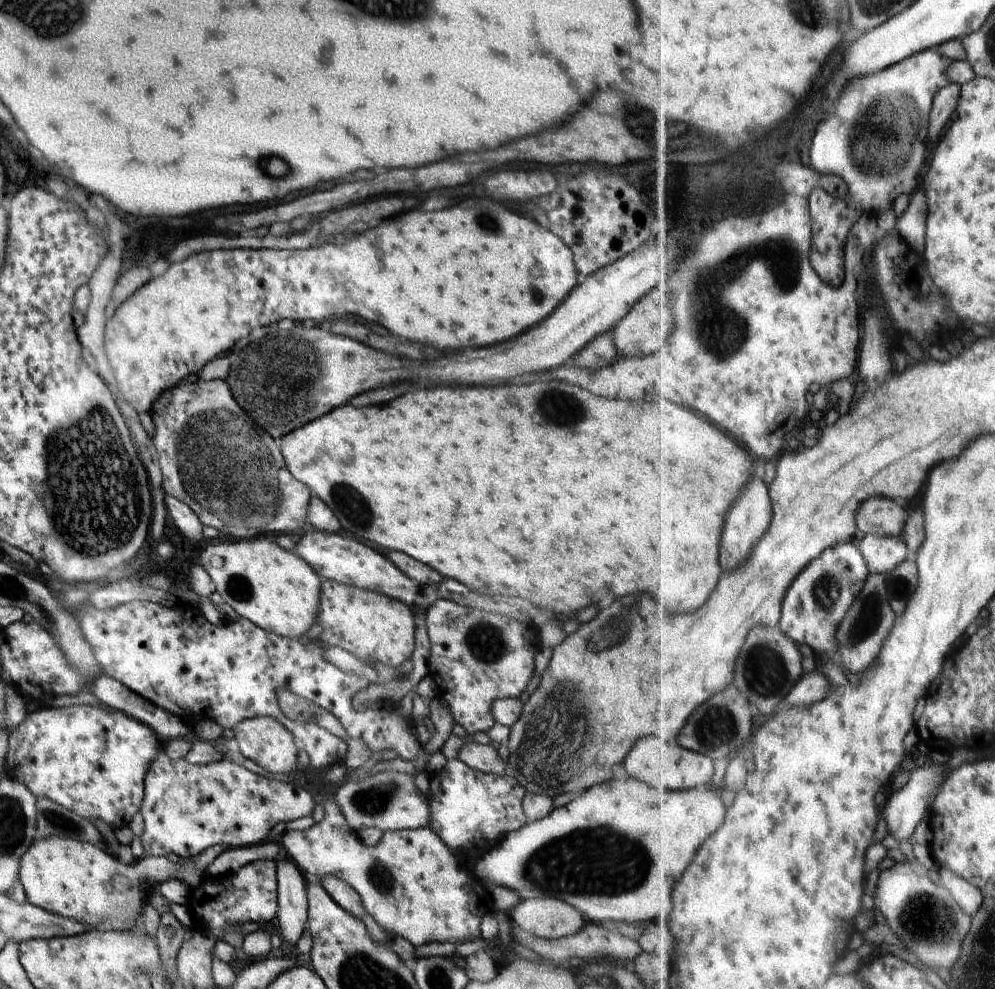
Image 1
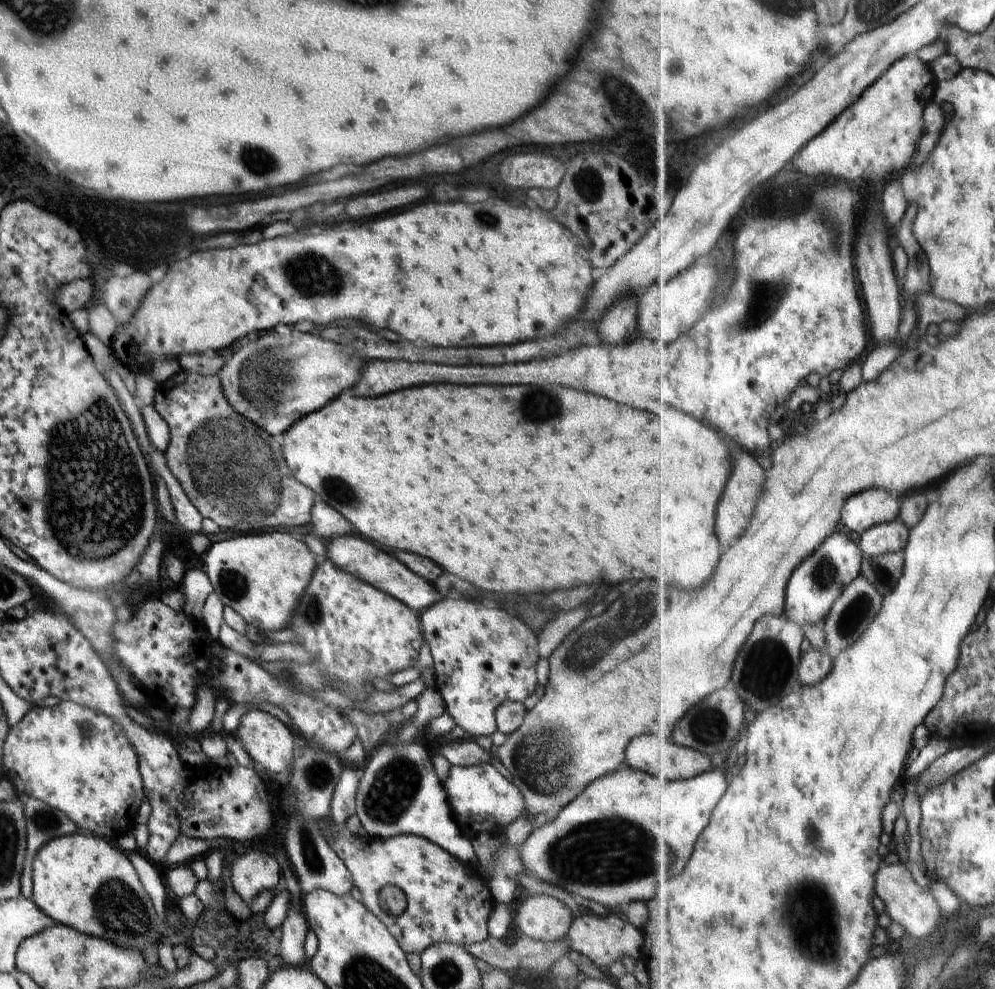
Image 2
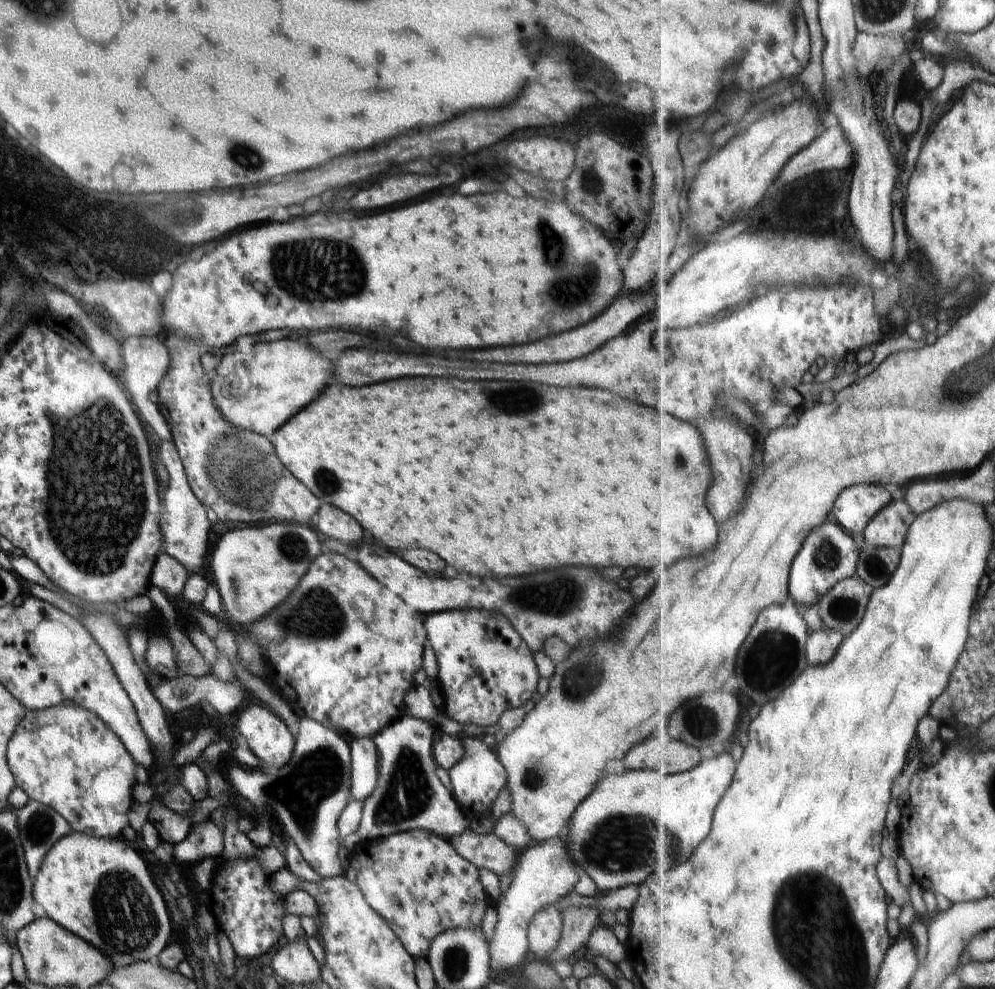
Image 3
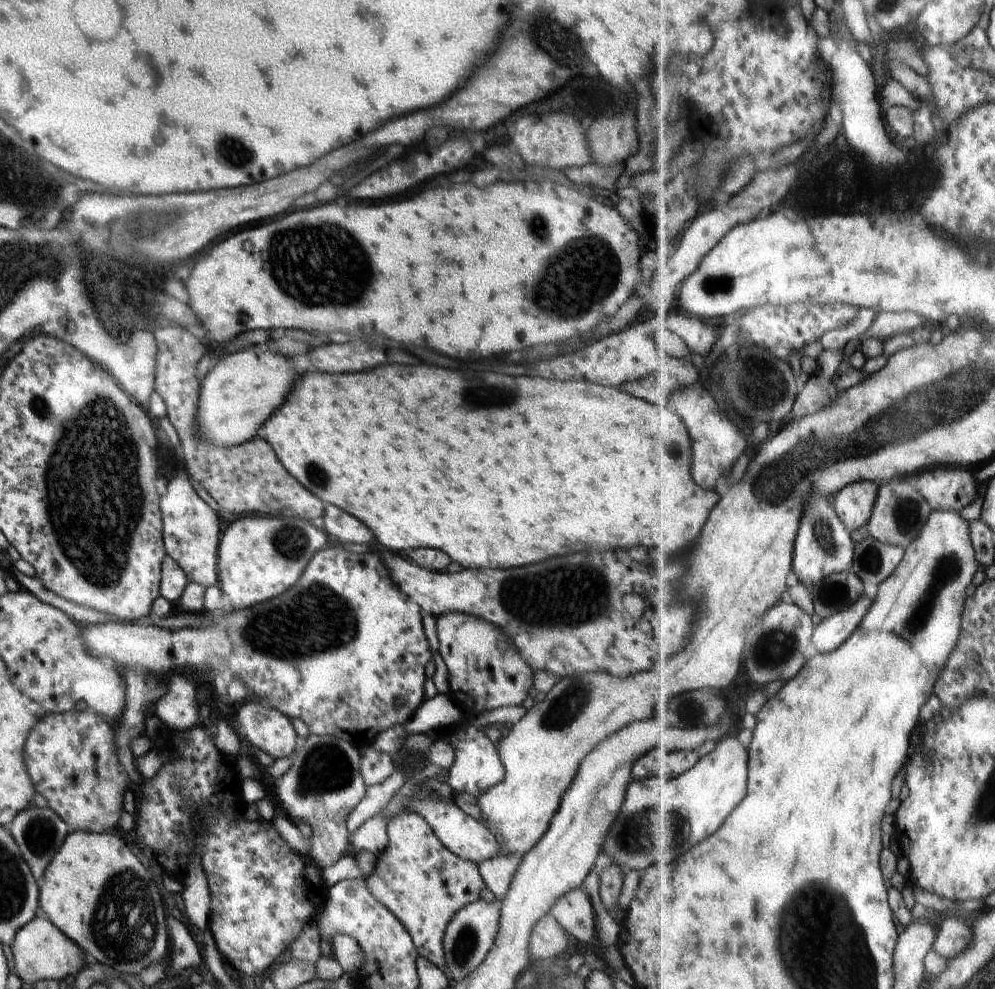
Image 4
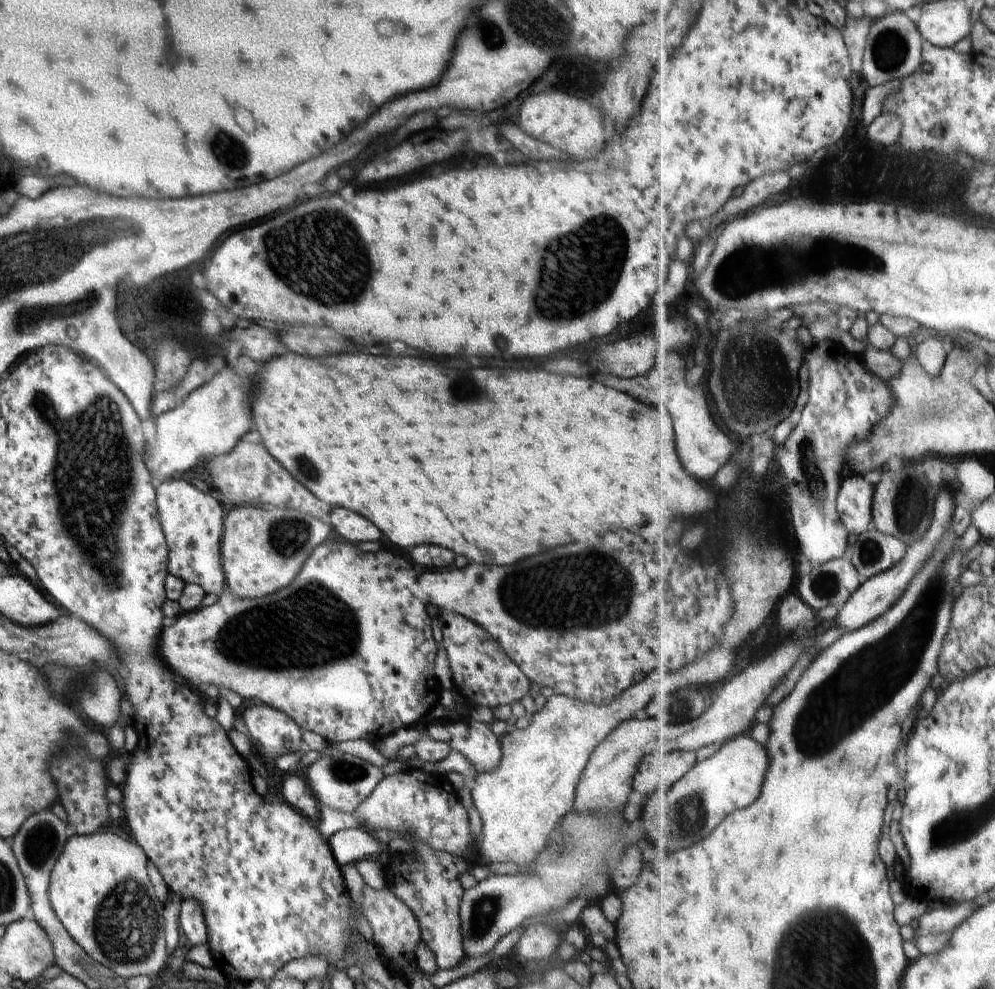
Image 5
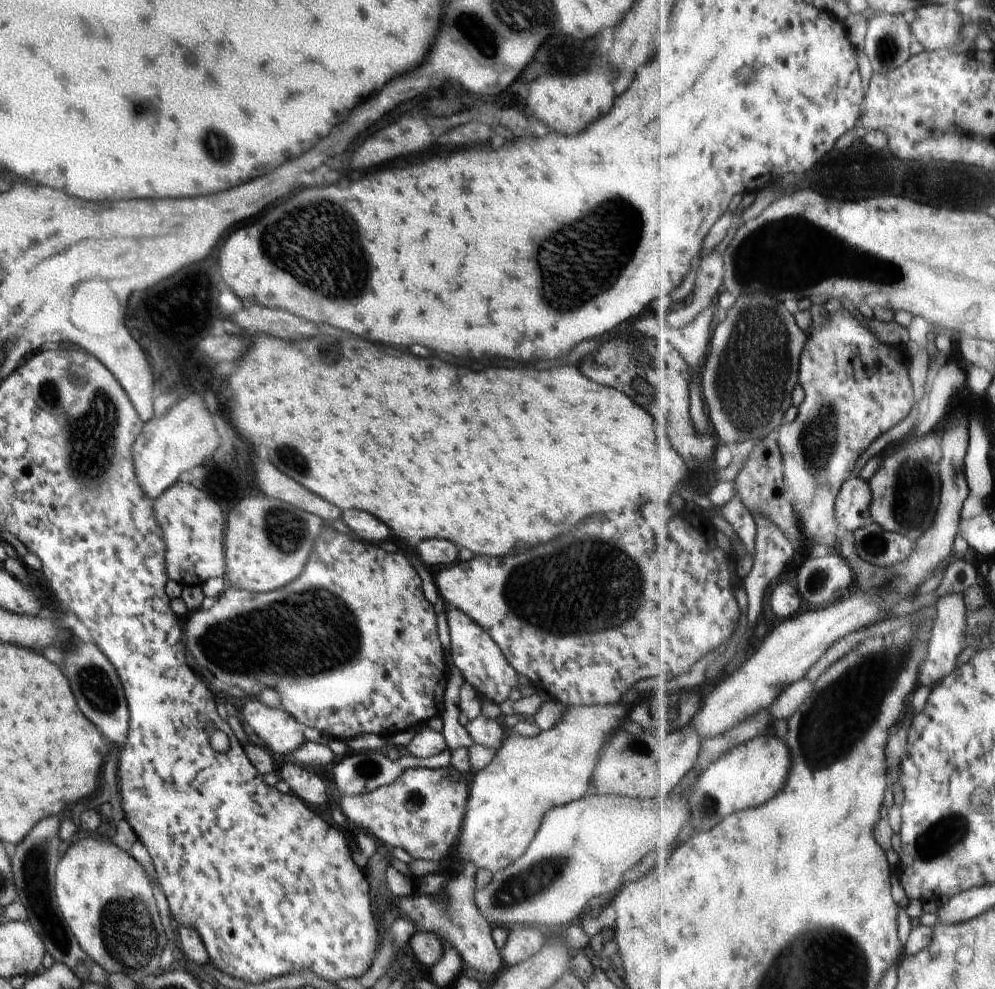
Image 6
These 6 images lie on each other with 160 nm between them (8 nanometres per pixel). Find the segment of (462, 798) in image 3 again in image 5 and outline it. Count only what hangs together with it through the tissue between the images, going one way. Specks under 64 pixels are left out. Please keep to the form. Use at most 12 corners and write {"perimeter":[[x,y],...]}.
{"perimeter":[[472,718],[432,722],[477,774],[494,772],[501,745],[490,724]]}

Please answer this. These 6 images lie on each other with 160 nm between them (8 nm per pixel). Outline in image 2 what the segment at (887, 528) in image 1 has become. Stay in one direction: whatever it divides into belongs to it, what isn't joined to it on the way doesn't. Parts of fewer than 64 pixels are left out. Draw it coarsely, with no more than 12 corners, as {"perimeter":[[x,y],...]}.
{"perimeter":[[869,490],[848,501],[843,528],[856,537],[901,516],[900,497]]}

